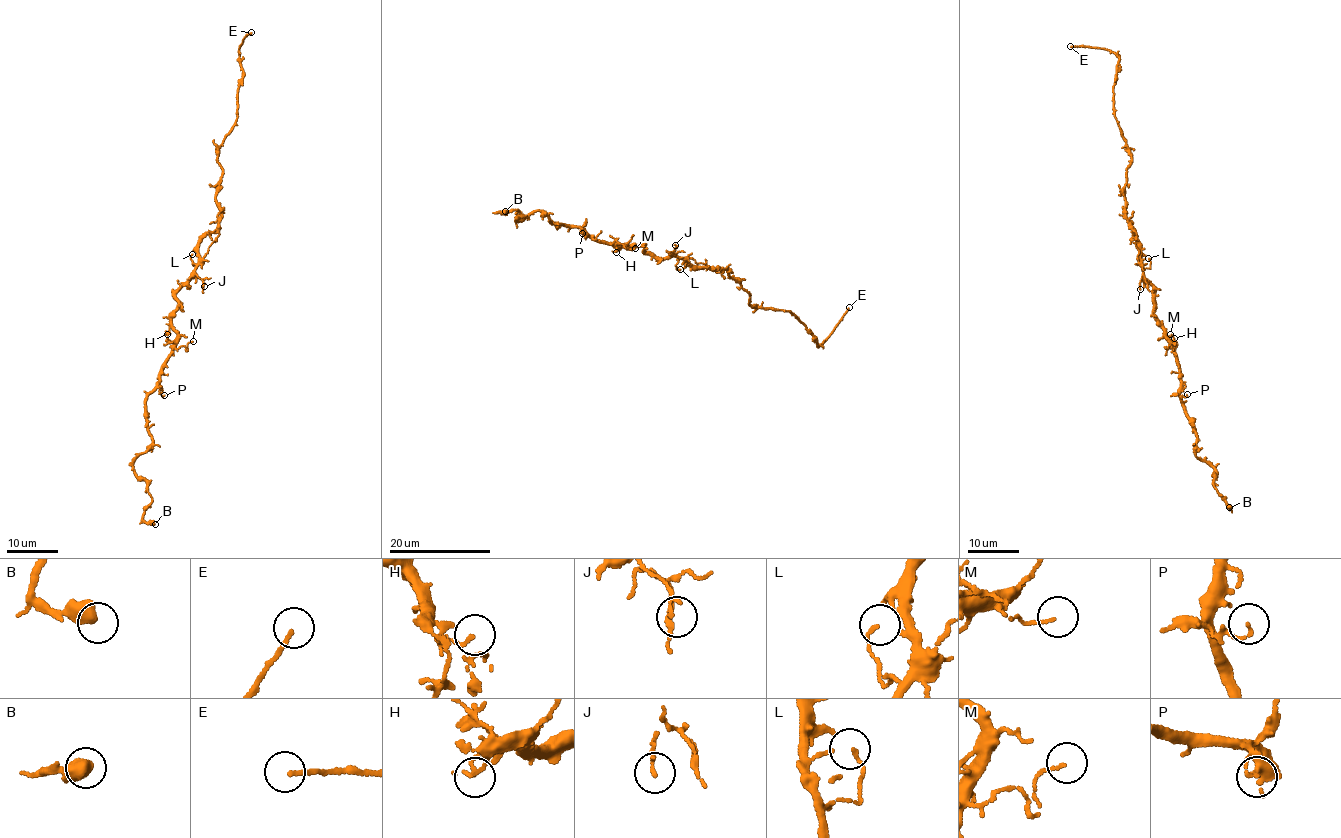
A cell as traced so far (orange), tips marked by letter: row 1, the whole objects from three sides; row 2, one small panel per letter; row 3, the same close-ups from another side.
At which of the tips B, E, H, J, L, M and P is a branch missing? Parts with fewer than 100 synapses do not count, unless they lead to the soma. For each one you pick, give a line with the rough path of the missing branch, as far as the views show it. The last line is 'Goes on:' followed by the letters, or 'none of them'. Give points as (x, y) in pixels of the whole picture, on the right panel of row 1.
E: (1070, 46), (1041, 40), (1036, 47), (1047, 56), (1062, 55), (1063, 61), (1065, 57)
Goes on: E

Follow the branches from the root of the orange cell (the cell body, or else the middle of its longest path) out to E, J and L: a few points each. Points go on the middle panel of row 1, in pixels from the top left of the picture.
E: (668, 258), (693, 259), (710, 269), (725, 269), (747, 292), (753, 308), (789, 311), (818, 345), (849, 307)
J: (668, 258), (675, 245)
L: (668, 258), (678, 258), (676, 268), (680, 269)

